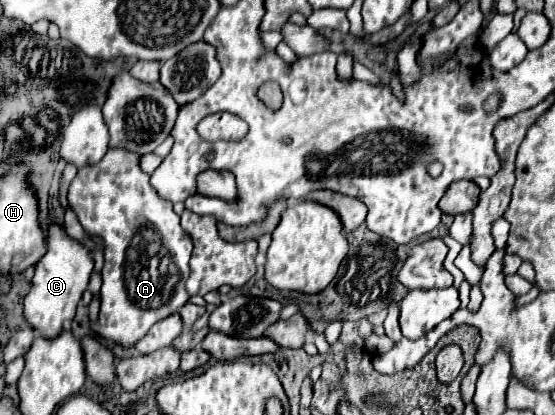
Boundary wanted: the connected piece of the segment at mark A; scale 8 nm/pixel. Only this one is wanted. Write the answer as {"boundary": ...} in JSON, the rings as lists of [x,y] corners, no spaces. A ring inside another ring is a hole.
{"boundary":[[[109,149],[97,165],[85,165],[77,171],[69,185],[69,205],[79,217],[81,225],[105,241],[105,267],[101,287],[101,313],[99,321],[91,323],[99,337],[113,339],[123,347],[137,343],[157,321],[177,313],[189,299],[185,291],[185,279],[189,275],[191,259],[191,237],[181,229],[179,215],[173,211],[173,203],[161,199],[157,189],[151,185],[151,175],[139,165],[141,155],[129,153],[127,149]]]}

